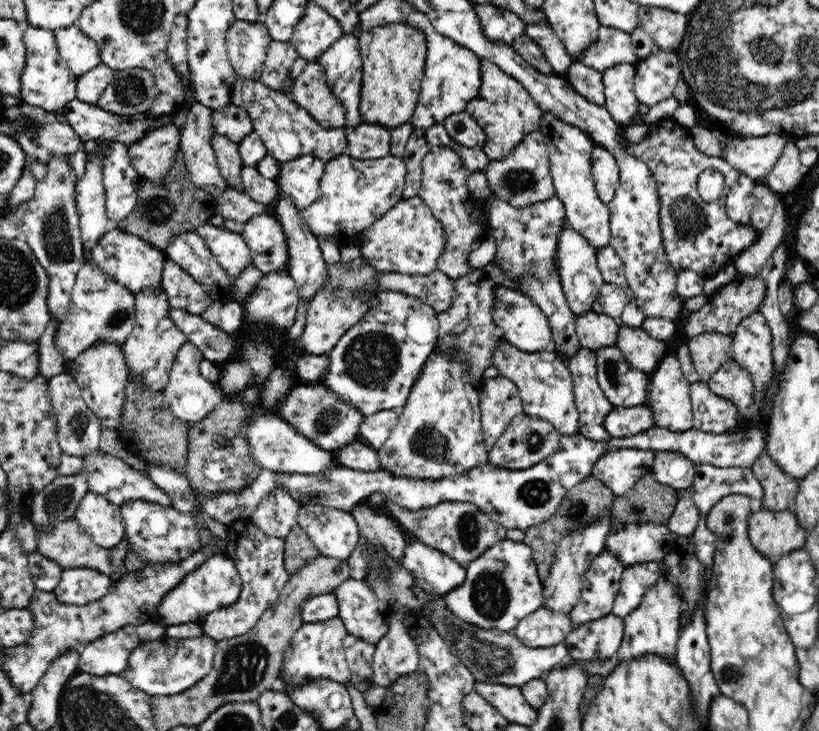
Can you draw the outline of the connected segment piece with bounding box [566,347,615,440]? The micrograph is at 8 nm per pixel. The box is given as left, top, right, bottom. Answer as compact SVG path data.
M582 347L567 362L573 381L573 393L579 412L578 433L590 440L611 440L604 418L612 412L612 404L597 384L596 351Z

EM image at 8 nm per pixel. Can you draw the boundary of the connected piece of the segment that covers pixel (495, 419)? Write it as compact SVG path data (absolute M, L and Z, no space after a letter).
M504 376L483 379L479 405L484 443L489 448L504 434L510 421L523 412L520 393Z

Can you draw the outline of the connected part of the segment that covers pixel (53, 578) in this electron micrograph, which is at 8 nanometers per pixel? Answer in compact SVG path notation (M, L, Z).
M38 550L27 553L27 557L35 588L46 592L53 591L61 581L64 568Z

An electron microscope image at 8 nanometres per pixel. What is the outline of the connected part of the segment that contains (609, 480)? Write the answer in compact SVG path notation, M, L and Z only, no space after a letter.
M638 448L610 449L596 461L591 475L612 489L616 496L624 495L637 484L641 476L652 471L656 451Z

